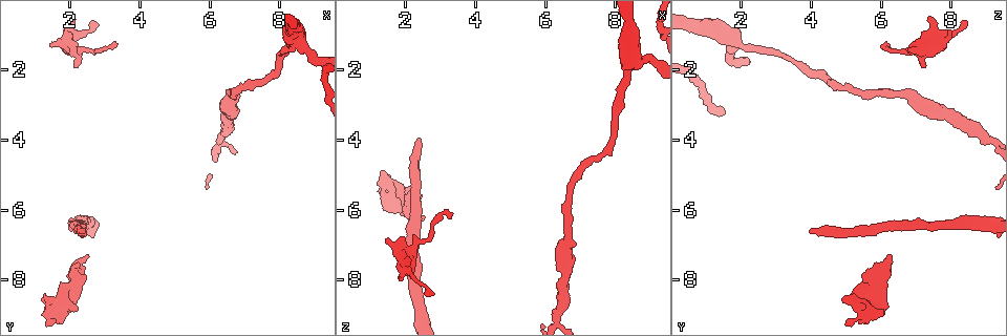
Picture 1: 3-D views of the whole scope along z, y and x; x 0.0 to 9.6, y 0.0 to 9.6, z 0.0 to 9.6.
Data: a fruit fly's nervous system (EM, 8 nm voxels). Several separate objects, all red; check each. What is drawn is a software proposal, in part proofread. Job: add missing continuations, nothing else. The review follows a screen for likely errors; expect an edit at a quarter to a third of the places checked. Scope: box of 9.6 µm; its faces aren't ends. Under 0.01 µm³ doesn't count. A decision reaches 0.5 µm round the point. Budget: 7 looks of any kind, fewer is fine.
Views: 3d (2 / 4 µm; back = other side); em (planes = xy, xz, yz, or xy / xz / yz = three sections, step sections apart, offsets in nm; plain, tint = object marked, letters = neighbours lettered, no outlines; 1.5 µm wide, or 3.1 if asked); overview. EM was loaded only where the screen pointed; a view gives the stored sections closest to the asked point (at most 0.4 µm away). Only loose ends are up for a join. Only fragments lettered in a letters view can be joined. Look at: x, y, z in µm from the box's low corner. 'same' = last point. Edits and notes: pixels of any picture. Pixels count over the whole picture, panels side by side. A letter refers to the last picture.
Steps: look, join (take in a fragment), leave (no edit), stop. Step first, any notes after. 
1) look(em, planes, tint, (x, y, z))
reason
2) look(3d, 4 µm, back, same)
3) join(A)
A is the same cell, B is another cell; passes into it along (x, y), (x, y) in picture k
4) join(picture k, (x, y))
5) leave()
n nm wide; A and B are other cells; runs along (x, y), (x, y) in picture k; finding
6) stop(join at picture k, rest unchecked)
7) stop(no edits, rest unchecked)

look(em, planes, letters, (2.60, 7.25, 6.20))
free end

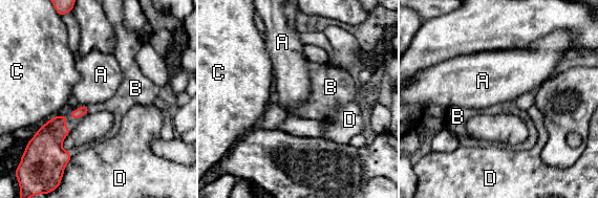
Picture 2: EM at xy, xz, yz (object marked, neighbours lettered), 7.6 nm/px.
join(B)
B is the same cell, A, C and D are other cells; passes into it along (76, 114), (88, 109), (119, 105) in picture 2; it goes on there

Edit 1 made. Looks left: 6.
look(overview)

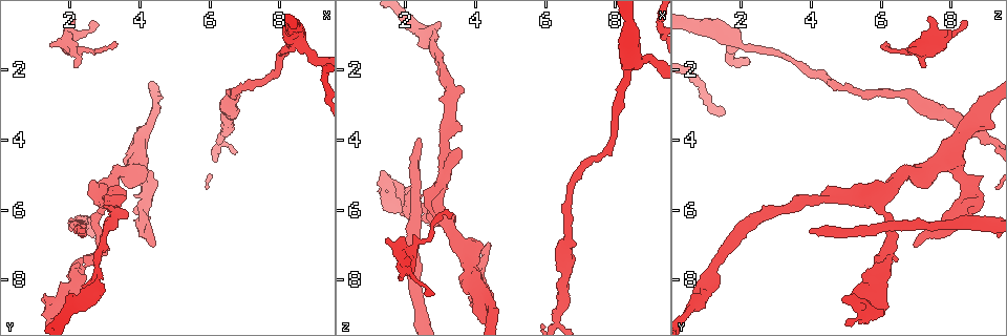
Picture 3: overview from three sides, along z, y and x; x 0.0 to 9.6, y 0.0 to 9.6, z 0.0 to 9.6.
look(em, yz, step 4, letters, (2.45, 6.70, 4.00))
an open end

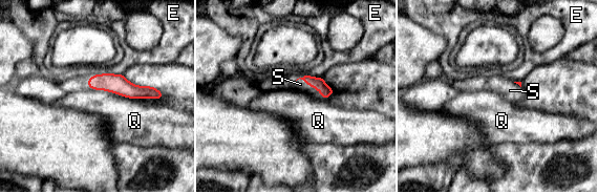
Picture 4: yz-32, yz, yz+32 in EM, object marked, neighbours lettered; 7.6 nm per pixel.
look(em, planes, letters, same)
another direction

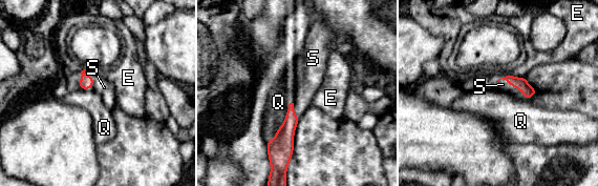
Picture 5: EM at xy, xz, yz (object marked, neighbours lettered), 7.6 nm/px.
join(S)
S is the same cell, E and Q are other cells; passes into it along (520, 83), (513, 86), (503, 84) in picture 5; the neuron continues

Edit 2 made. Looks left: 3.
look(overview)

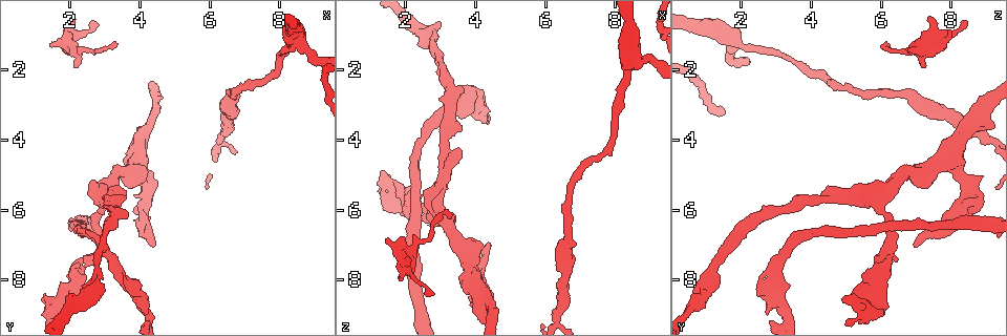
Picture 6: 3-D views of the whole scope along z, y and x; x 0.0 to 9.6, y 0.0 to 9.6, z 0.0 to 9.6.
look(em, xz, step 8, tint, (2.80, 0.70, 8.35))
tapers out

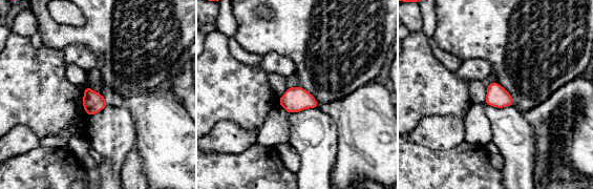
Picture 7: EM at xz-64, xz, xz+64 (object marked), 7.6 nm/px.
look(em, planes, letters, same)

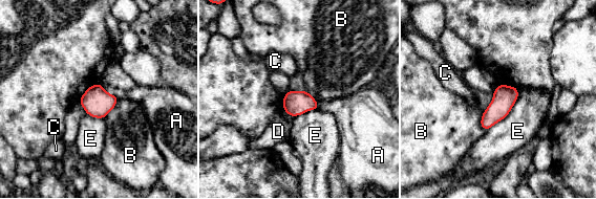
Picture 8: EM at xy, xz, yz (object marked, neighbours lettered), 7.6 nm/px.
leave()
180 nm wide; A, B, C, D and E are other cells; border along (482, 112), (481, 126), (485, 130) in picture 8; no lettered fragment goes on from it

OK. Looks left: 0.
stop(join at picture 2, join at picture 5, rest unchecked)

